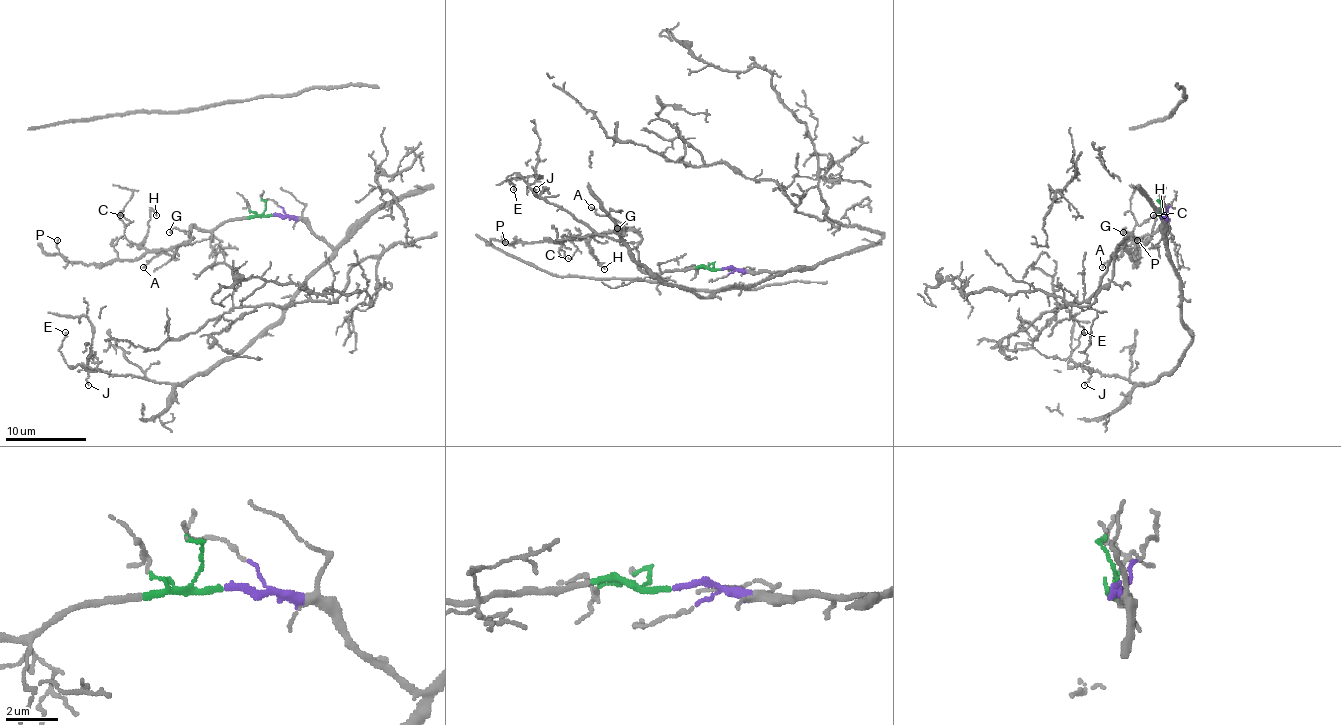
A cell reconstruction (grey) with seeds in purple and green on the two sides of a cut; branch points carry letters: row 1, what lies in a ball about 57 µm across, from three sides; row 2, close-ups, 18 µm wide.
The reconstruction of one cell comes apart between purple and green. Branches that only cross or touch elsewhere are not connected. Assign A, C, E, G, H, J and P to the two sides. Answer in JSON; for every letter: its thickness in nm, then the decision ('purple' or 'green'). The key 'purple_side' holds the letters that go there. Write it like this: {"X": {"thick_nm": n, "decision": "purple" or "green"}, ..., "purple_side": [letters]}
{"A": {"thick_nm": 130, "decision": "green"}, "C": {"thick_nm": 120, "decision": "green"}, "E": {"thick_nm": 140, "decision": "purple"}, "G": {"thick_nm": 110, "decision": "green"}, "H": {"thick_nm": 100, "decision": "green"}, "J": {"thick_nm": 120, "decision": "purple"}, "P": {"thick_nm": 150, "decision": "green"}, "purple_side": ["E", "J"]}

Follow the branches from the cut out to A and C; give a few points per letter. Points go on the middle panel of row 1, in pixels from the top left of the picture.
A: (720, 269), (645, 273), (639, 267), (641, 237), (621, 231), (619, 222), (591, 206)
C: (720, 269), (645, 273), (639, 267), (641, 237), (635, 231), (572, 237), (576, 249), (568, 259)

